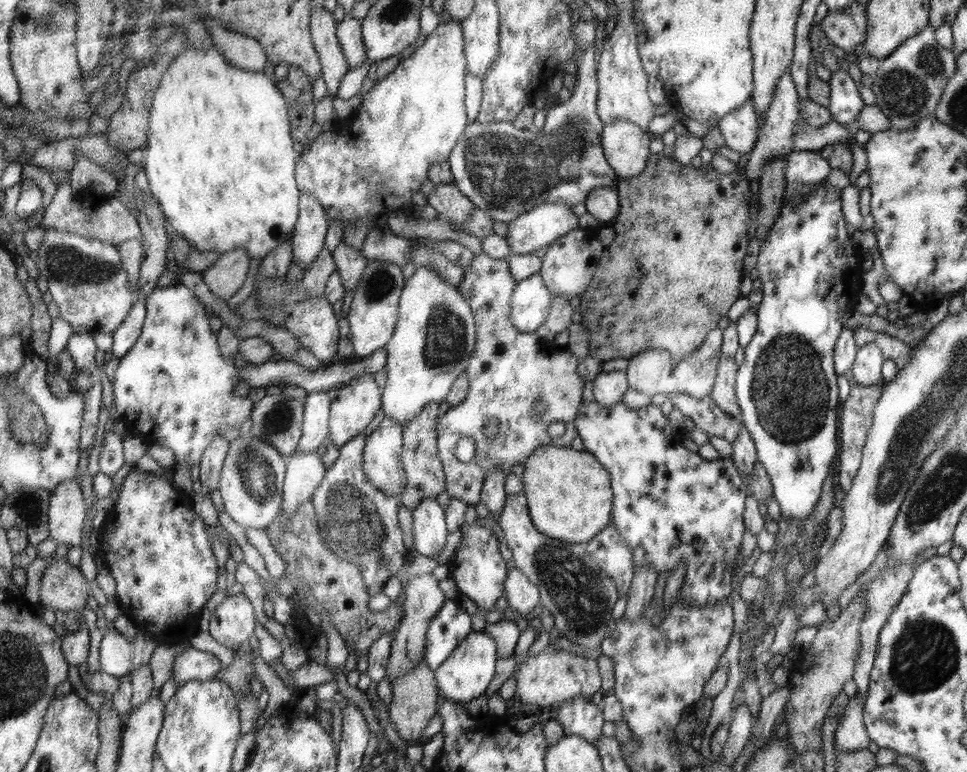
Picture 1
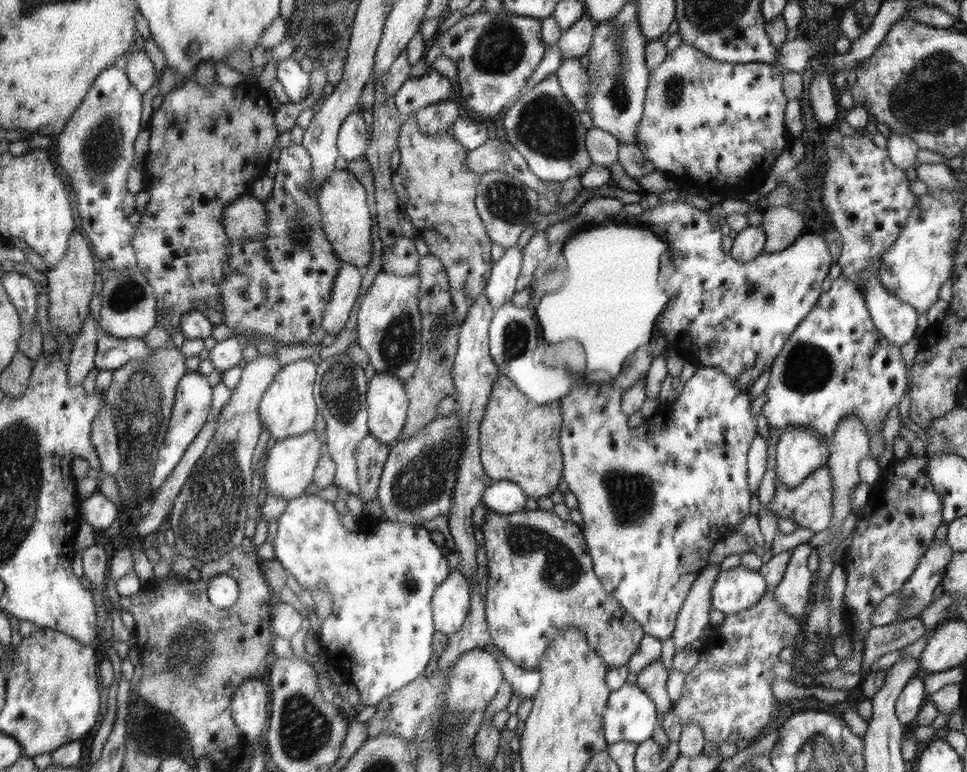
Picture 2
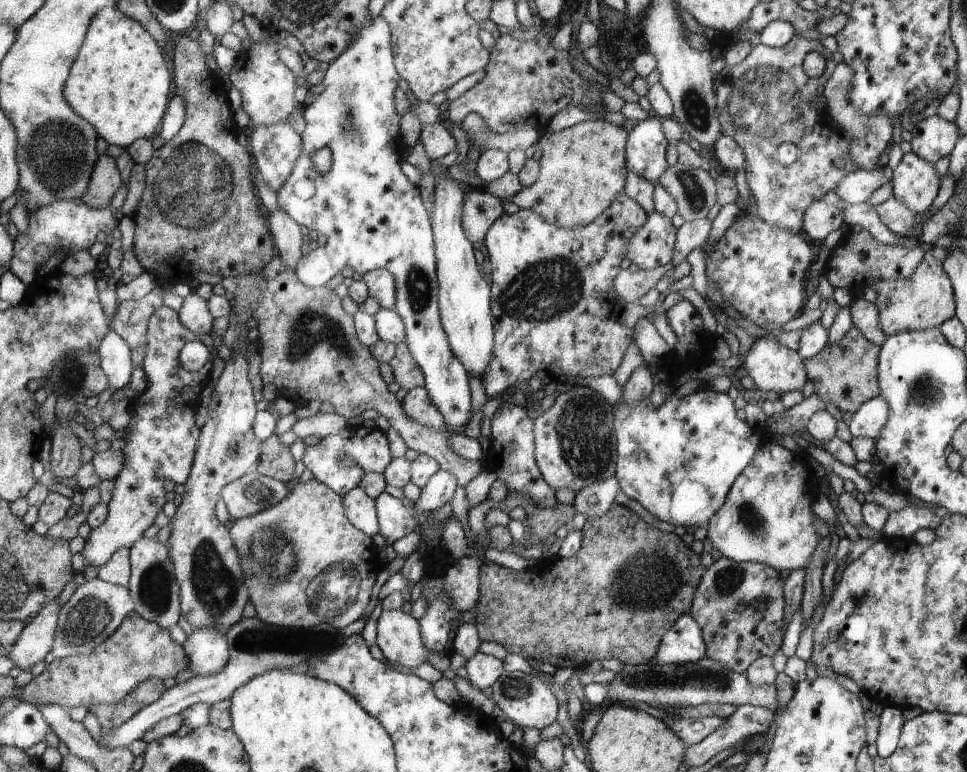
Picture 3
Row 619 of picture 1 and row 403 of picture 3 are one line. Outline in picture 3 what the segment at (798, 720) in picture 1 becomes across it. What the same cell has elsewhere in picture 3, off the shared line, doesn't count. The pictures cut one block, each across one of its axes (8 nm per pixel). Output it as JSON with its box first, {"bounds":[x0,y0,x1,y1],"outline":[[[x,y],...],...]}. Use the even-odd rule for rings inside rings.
{"bounds":[805,326,880,414],"outline":[[[856,326],[848,327],[848,332],[836,344],[828,344],[820,353],[805,359],[805,369],[814,384],[816,396],[824,404],[834,404],[840,412],[853,414],[870,398],[880,395],[877,379],[877,358],[880,346],[868,342]]]}

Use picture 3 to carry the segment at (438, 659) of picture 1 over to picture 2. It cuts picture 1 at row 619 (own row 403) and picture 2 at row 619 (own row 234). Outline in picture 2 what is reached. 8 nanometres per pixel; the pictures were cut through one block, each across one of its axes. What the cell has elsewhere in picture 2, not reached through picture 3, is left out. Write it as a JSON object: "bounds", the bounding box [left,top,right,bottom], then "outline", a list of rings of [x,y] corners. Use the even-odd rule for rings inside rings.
{"bounds":[273,494,450,707],"outline":[[[304,494],[288,501],[285,513],[278,519],[273,546],[275,559],[301,586],[310,589],[325,586],[328,589],[332,614],[320,620],[320,646],[344,674],[346,681],[356,686],[359,702],[369,707],[414,682],[426,670],[432,656],[432,636],[436,632],[430,600],[449,578],[450,572],[440,546],[430,540],[430,534],[423,526],[411,527],[382,520],[375,525],[370,532],[349,533],[330,502]]]}

